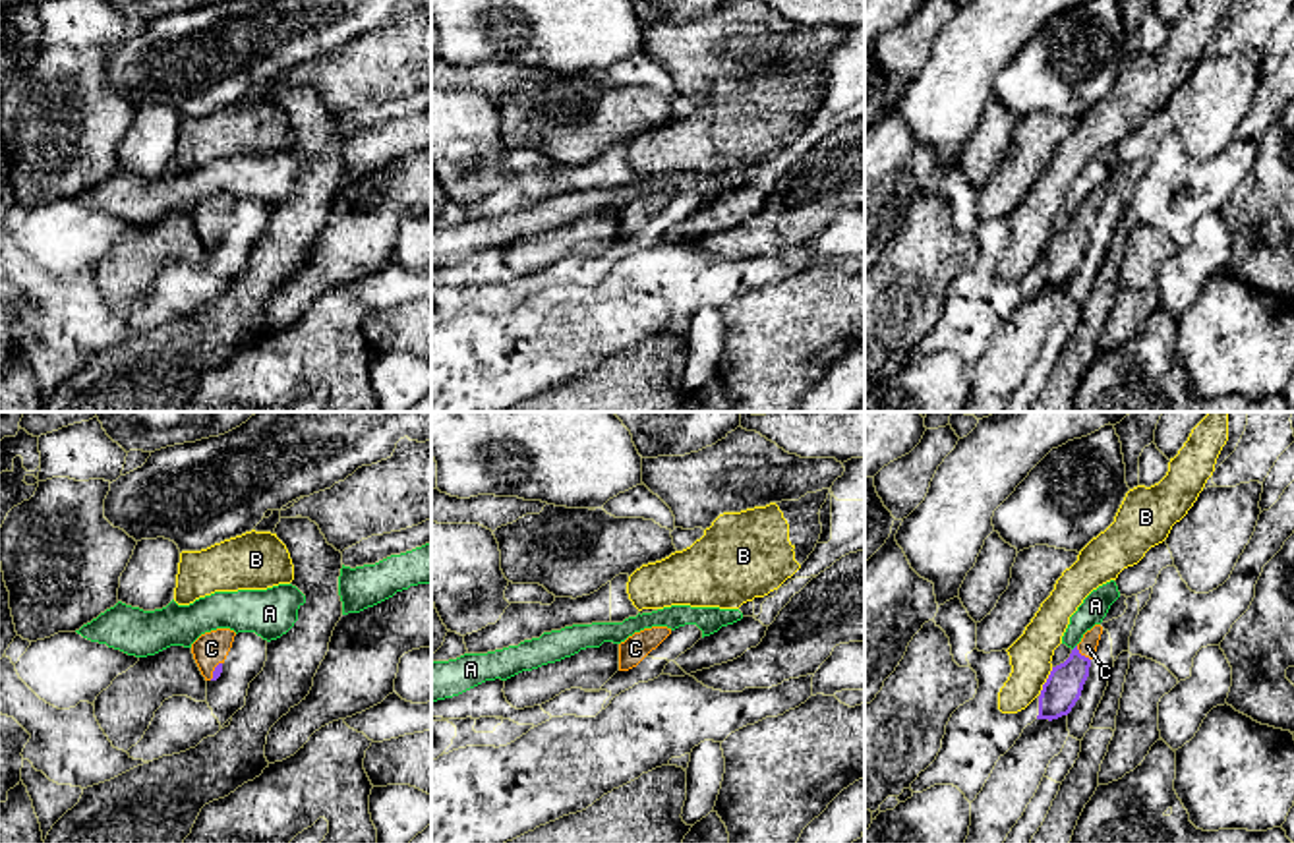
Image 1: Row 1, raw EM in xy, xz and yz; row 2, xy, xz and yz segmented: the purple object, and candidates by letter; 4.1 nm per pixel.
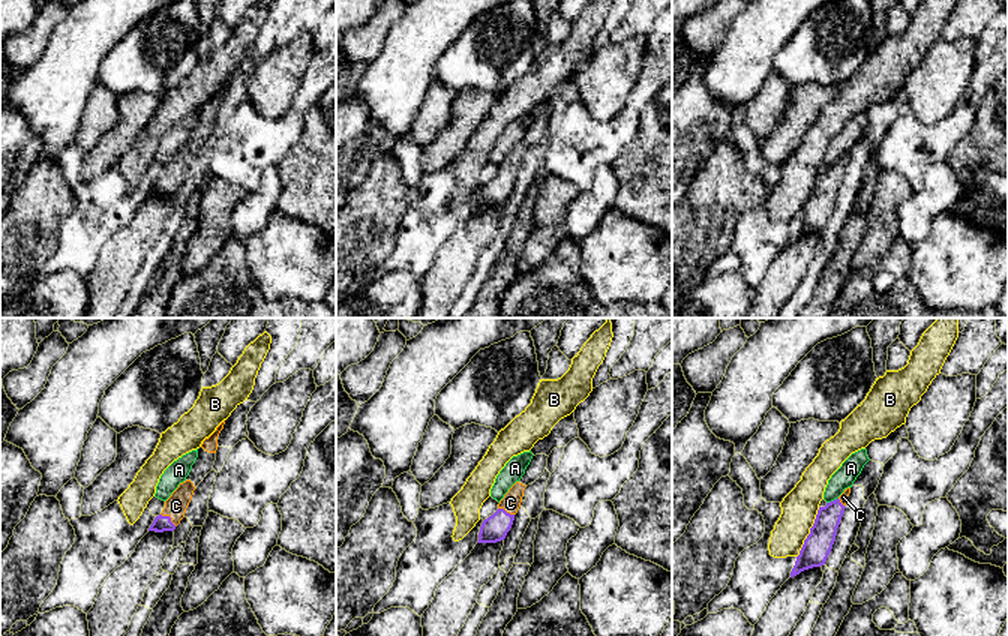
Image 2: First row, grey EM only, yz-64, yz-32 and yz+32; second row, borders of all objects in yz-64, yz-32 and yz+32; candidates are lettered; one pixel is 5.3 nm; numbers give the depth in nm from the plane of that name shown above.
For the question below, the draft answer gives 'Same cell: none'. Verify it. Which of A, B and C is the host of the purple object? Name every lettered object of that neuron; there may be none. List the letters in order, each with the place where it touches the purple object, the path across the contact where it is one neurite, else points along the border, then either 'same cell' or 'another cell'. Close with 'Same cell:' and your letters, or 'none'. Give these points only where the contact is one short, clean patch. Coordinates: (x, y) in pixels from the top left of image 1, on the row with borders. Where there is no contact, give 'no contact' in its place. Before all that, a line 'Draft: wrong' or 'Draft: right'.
Draft: wrong
A: yz (1074, 648) | along yz (1076, 644), (1072, 650) | another cell
B: yz (1047, 681) | another cell
C: yz (1080, 654) | across yz (1062, 689), (1080, 654), (1088, 646) | same cell
Same cell: C

